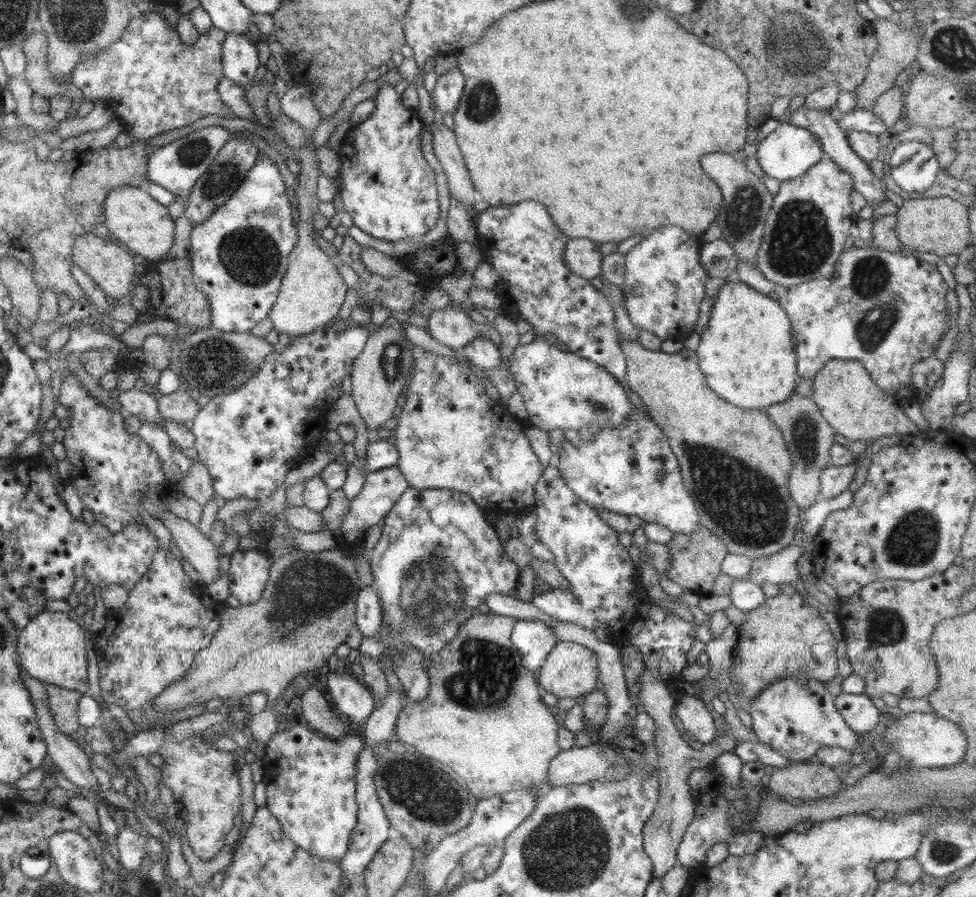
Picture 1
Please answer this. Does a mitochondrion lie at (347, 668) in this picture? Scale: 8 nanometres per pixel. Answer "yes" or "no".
no

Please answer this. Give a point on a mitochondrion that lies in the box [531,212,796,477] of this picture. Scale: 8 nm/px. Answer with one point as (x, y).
(597, 405)

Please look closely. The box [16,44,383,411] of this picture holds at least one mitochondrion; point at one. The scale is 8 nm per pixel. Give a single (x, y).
(249, 255)

